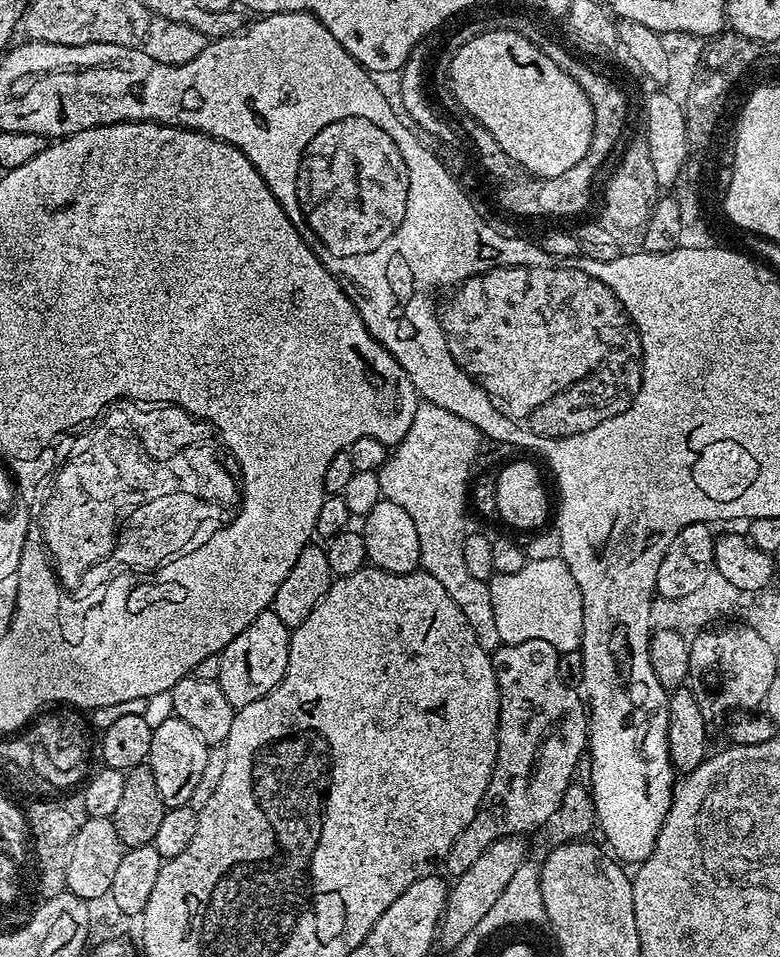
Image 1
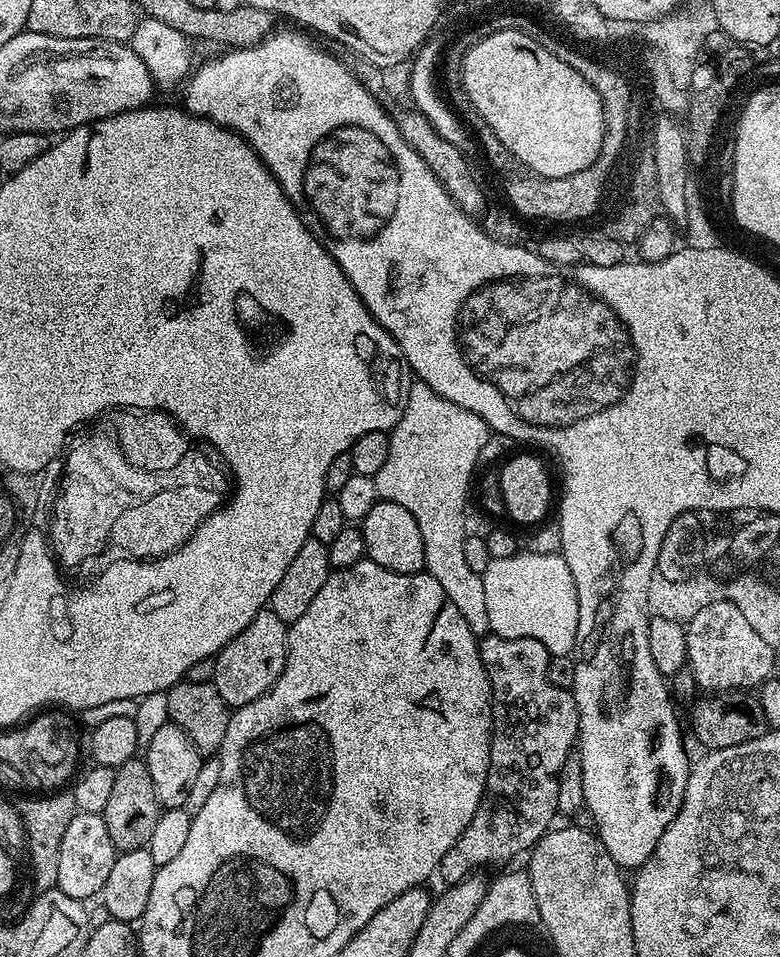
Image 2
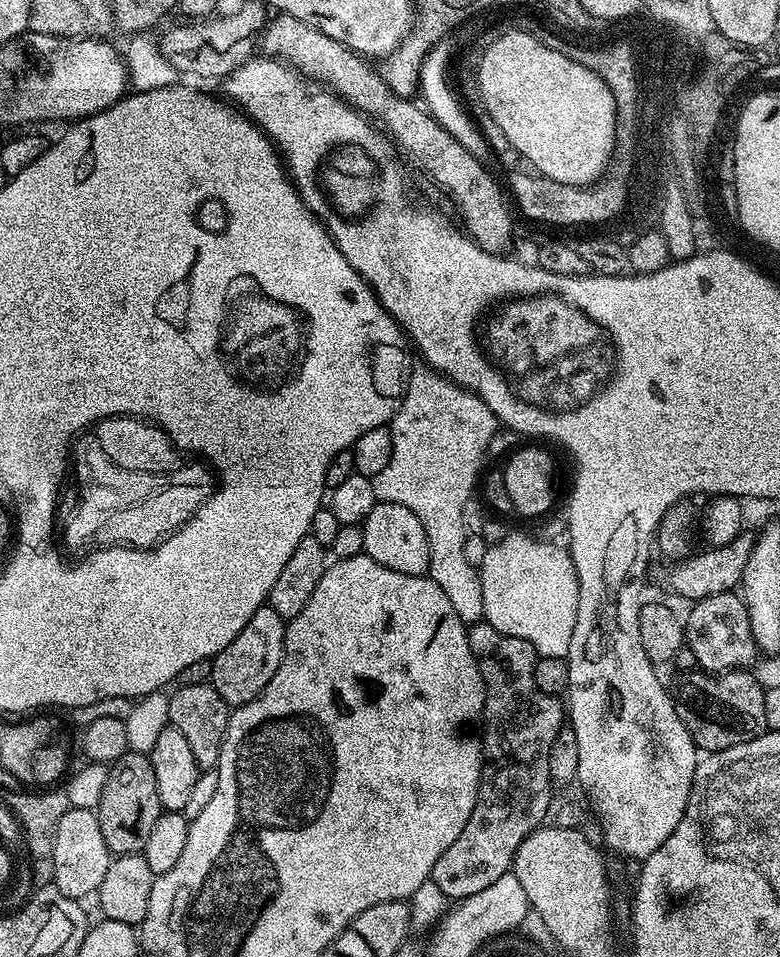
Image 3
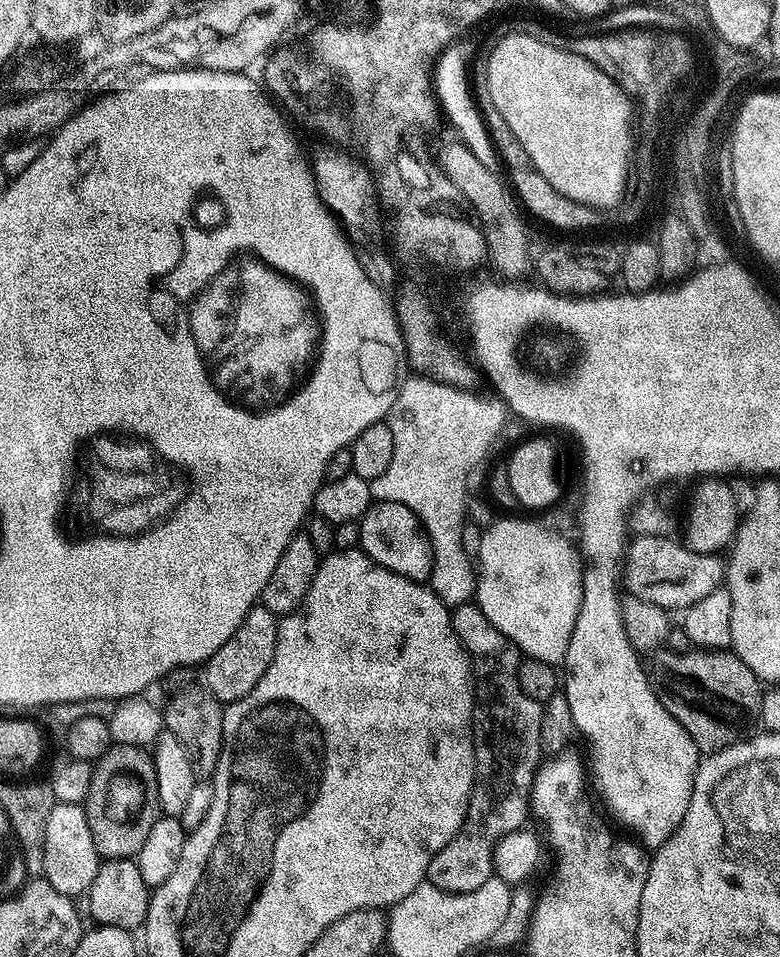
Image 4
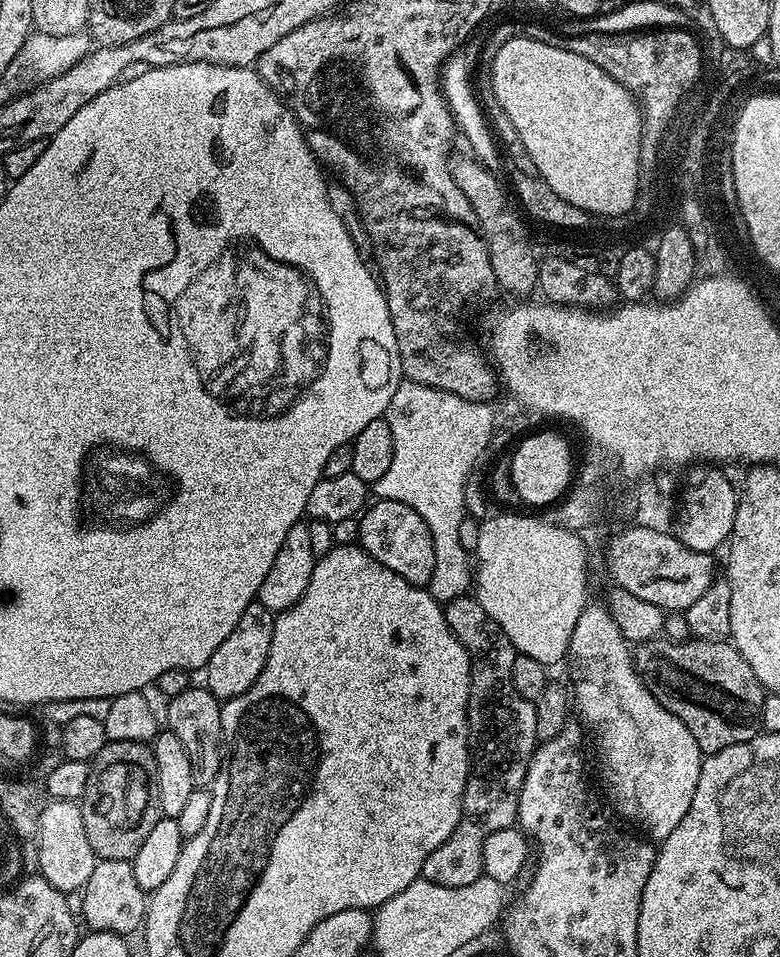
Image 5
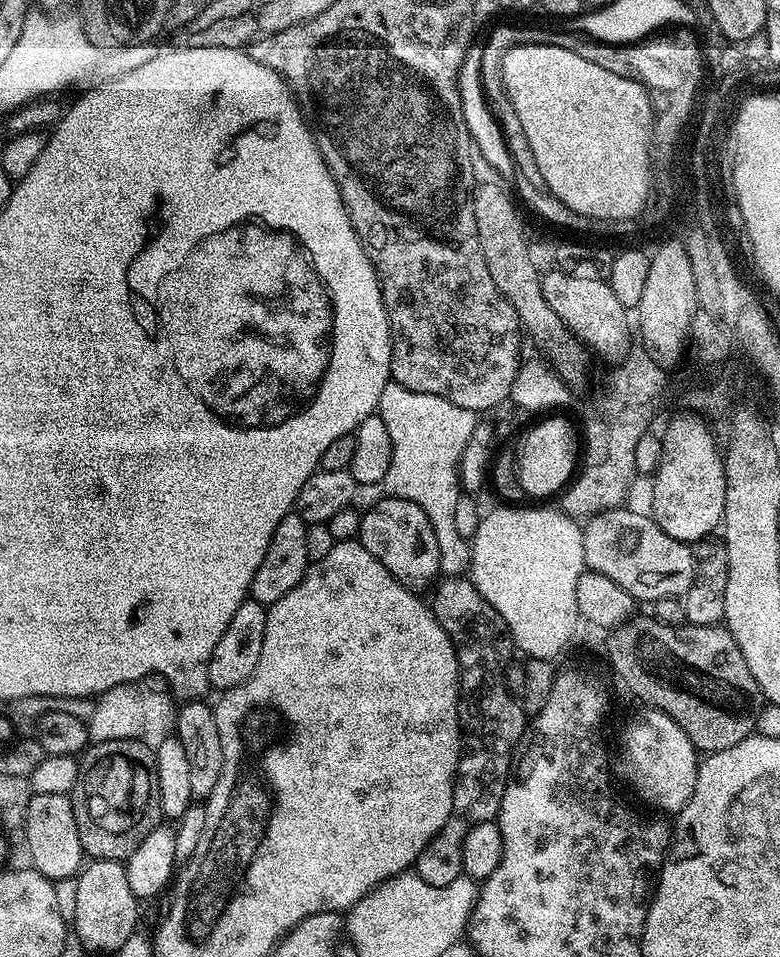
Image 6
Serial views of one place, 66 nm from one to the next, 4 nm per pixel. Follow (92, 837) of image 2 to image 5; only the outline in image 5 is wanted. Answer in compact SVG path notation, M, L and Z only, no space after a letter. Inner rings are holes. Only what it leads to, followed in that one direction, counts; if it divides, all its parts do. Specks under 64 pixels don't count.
M49 799L38 818L38 834L34 841L40 863L39 875L50 886L65 894L79 893L90 882L94 866L98 863L90 842L86 842L86 826L82 826L82 810L75 800Z

